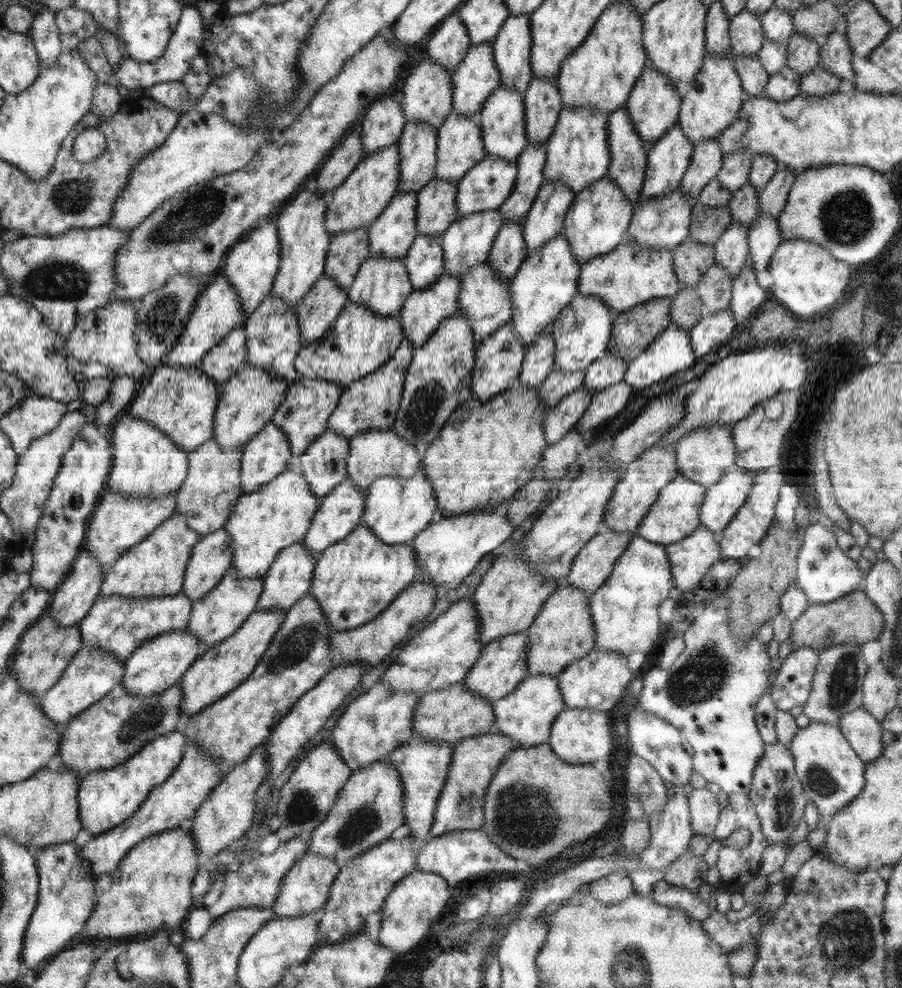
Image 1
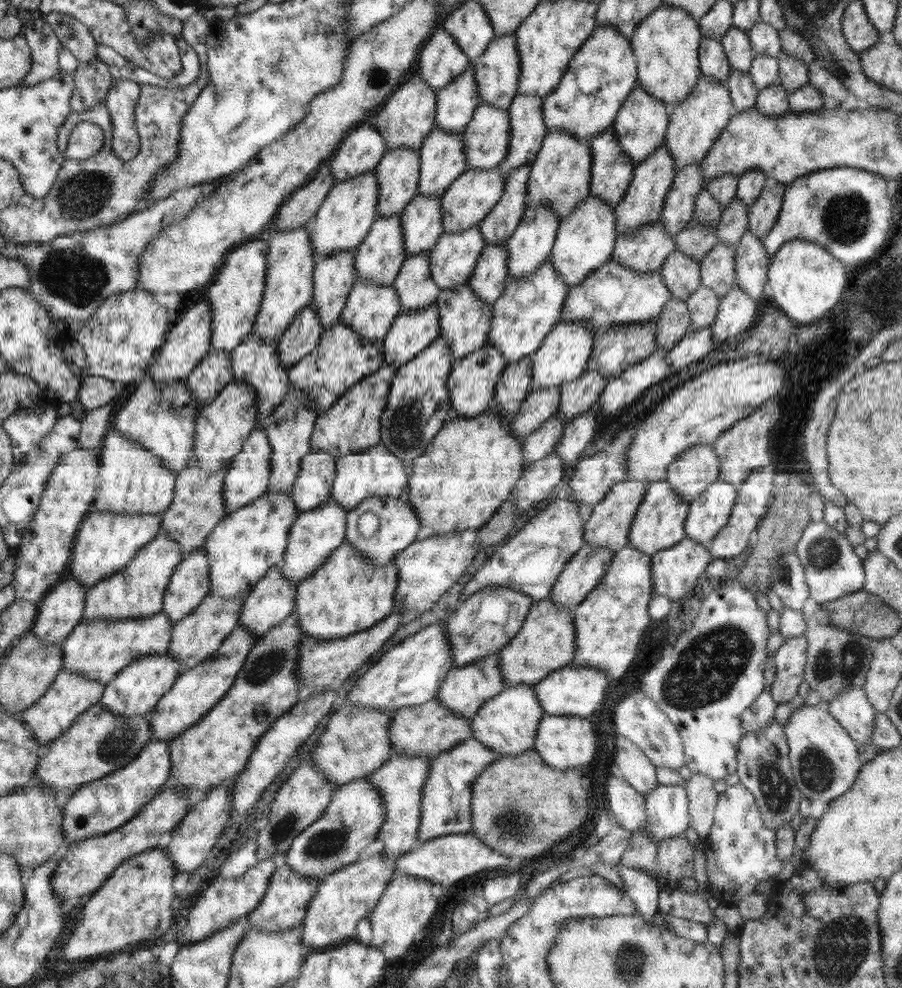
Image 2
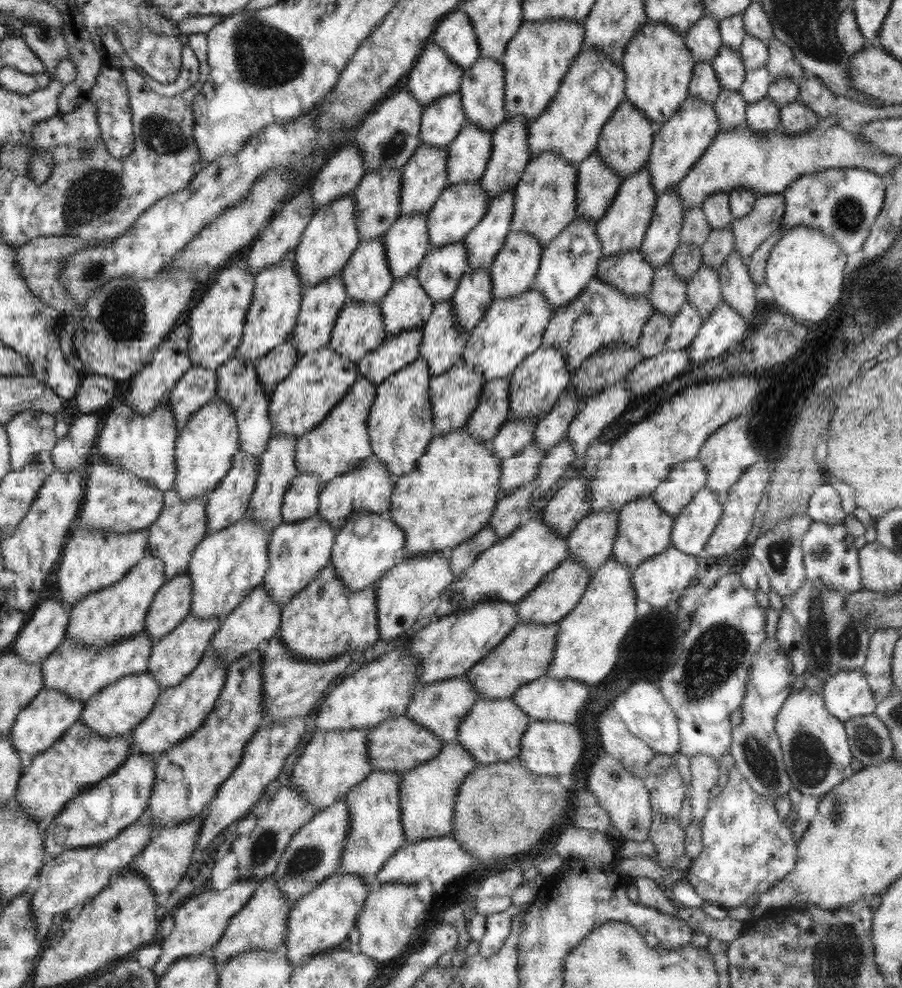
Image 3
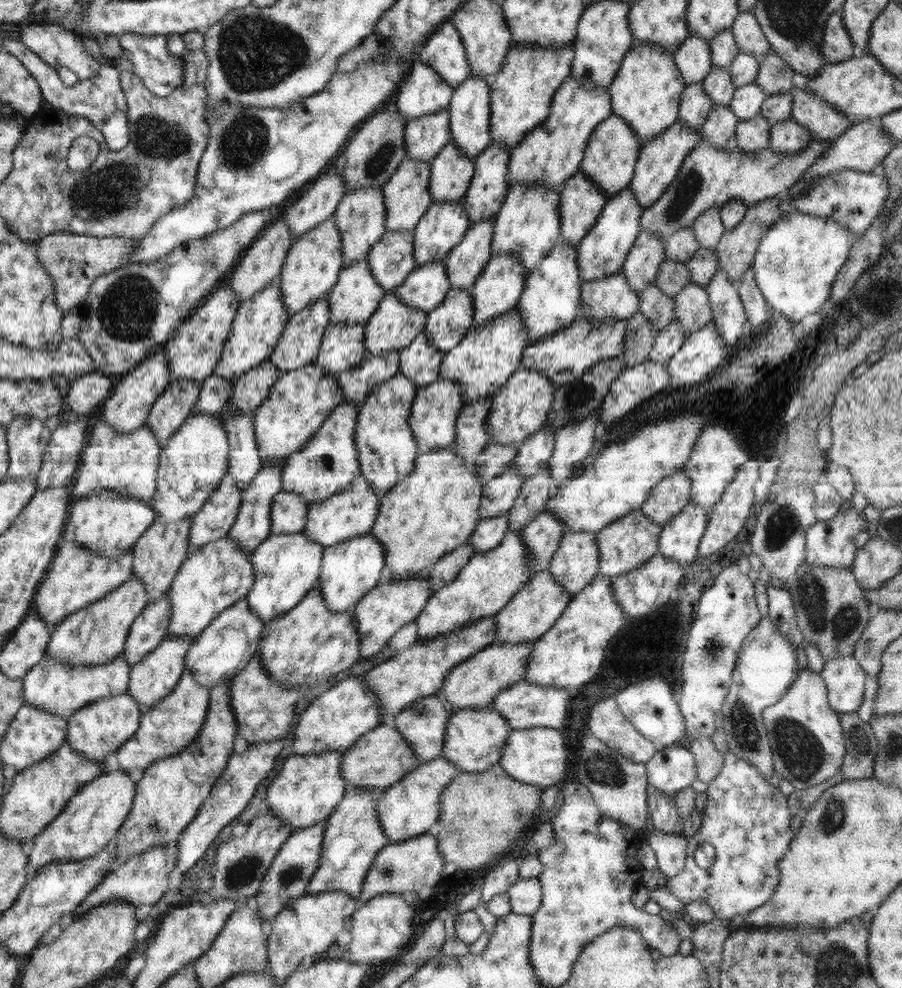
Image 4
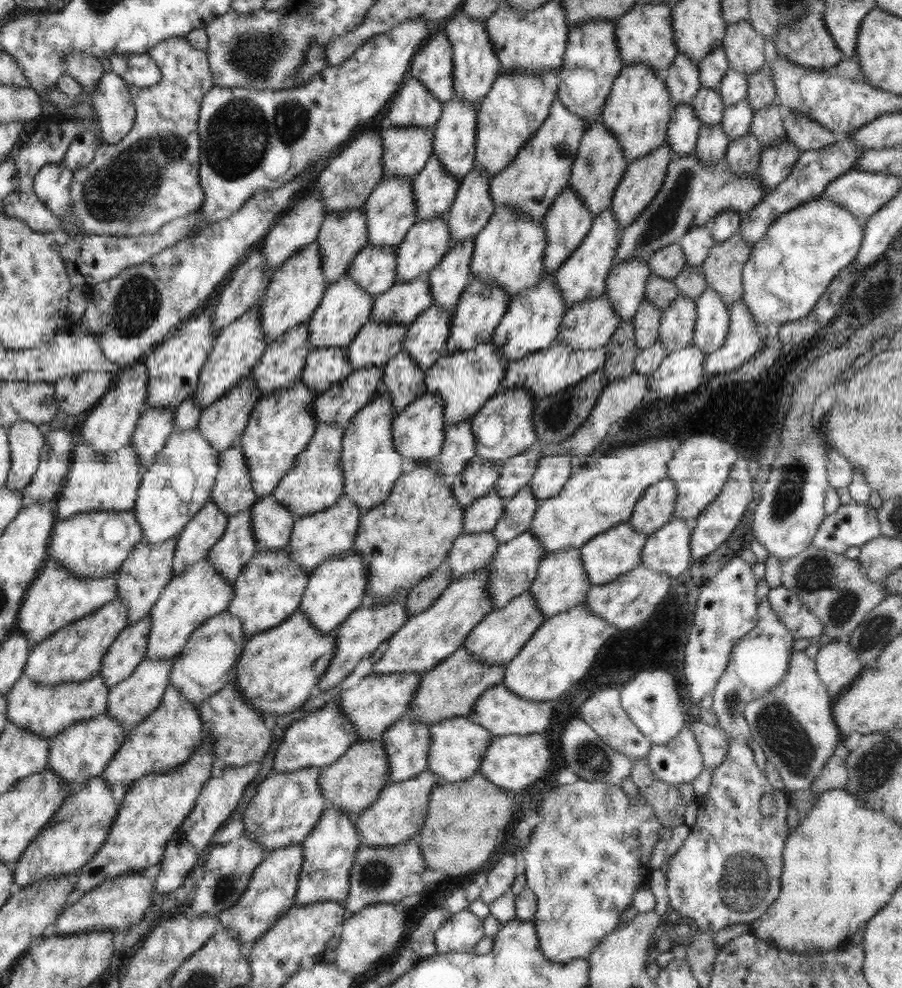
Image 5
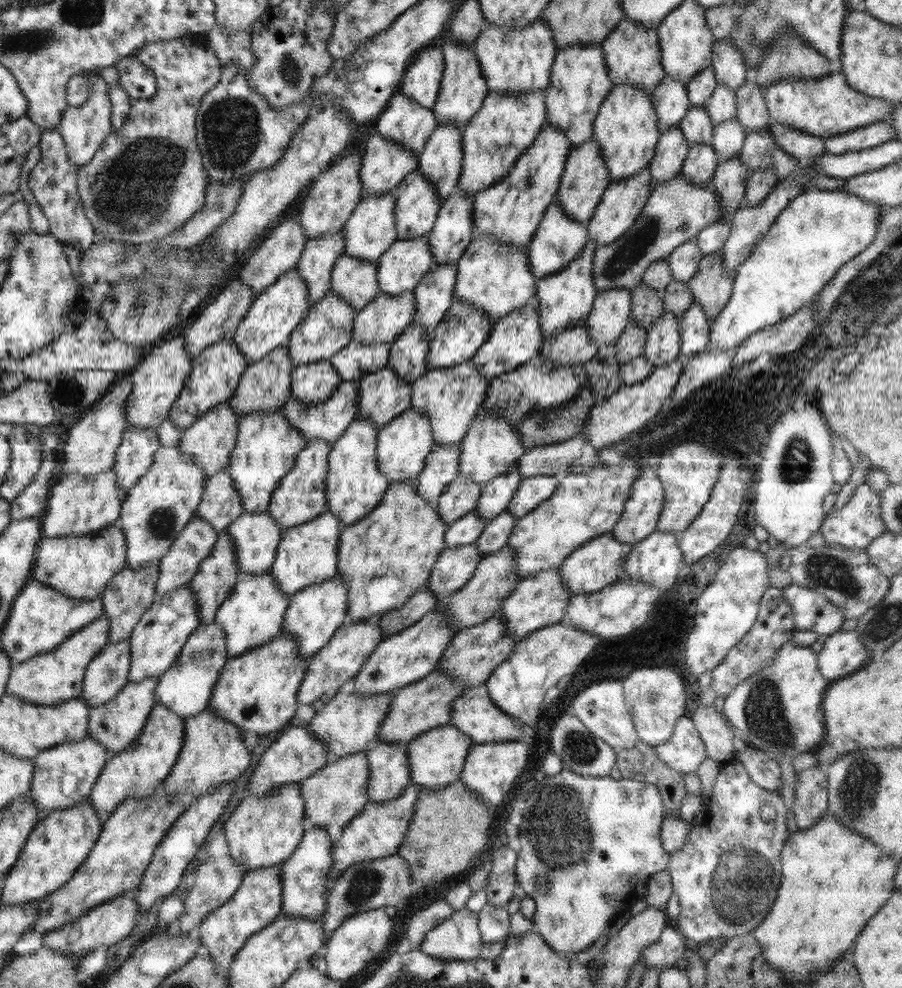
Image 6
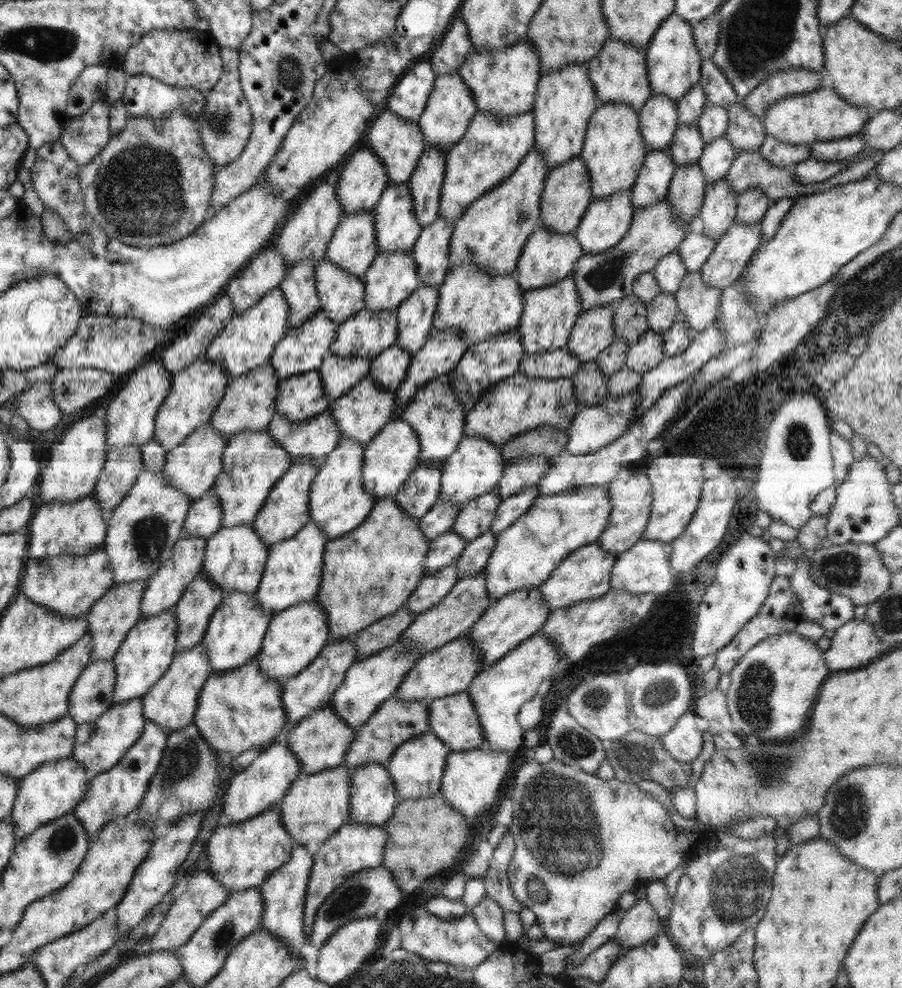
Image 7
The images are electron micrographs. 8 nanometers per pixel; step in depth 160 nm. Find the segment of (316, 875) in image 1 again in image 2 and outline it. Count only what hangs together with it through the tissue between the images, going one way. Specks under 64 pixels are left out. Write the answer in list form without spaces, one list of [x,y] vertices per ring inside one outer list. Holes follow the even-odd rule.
[[[284,853],[275,855],[273,858],[276,870],[272,872],[272,876],[269,878],[266,894],[260,900],[260,906],[247,914],[245,918],[248,928],[255,928],[262,932],[280,932],[281,930],[298,928],[299,925],[302,925],[308,904],[312,902],[314,894],[318,892],[318,878],[294,873],[292,867],[286,865]]]

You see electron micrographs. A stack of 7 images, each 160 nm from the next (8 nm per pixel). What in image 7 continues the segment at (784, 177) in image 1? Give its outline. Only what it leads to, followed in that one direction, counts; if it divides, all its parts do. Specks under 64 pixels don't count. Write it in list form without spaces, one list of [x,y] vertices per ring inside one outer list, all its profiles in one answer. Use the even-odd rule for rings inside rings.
[[[701,270],[698,272],[687,272],[680,283],[680,286],[677,288],[677,291],[673,293],[676,304],[678,305],[678,318],[689,326],[689,330],[693,334],[708,329],[717,318],[721,294],[722,288],[712,288],[711,286],[704,284],[701,277]]]

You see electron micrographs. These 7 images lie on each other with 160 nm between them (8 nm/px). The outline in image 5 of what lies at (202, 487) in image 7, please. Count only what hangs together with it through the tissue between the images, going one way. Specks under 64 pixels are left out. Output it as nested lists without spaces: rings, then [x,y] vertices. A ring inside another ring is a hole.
[[[252,376],[242,380],[234,386],[224,397],[208,405],[202,410],[202,416],[197,423],[198,431],[211,445],[214,450],[221,453],[229,448],[234,448],[239,444],[242,434],[248,426],[250,414],[255,408],[255,404],[262,398],[263,393],[258,391]]]

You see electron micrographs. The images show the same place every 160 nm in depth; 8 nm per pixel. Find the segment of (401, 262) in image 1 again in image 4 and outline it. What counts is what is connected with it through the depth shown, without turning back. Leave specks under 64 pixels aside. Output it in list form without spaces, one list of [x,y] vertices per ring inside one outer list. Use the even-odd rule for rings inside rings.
[[[328,325],[324,331],[322,346],[316,364],[338,376],[344,371],[359,366],[366,356],[364,325]]]

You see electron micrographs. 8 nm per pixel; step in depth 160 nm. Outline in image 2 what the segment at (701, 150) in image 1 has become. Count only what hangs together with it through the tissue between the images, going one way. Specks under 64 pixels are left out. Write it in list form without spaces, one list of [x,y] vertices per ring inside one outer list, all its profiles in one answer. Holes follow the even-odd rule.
[[[695,162],[678,170],[673,185],[668,189],[662,212],[663,227],[675,236],[693,218],[696,195],[704,188],[701,162]]]

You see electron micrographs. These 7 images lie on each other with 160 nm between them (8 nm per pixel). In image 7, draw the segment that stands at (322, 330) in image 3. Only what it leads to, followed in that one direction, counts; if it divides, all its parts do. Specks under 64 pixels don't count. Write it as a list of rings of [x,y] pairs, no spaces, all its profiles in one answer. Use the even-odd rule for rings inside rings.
[[[270,362],[254,370],[248,370],[240,376],[230,378],[224,398],[210,418],[210,425],[221,436],[228,439],[242,431],[264,431],[276,414],[275,401],[279,384],[280,379],[276,377],[276,371]]]

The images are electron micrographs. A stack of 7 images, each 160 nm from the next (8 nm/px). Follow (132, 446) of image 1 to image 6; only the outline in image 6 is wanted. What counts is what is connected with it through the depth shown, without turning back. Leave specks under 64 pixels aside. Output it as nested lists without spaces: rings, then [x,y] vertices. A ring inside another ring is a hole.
[[[116,523],[97,534],[42,538],[32,561],[30,580],[37,580],[54,590],[78,600],[101,596],[103,588],[118,574],[126,562],[125,534]]]

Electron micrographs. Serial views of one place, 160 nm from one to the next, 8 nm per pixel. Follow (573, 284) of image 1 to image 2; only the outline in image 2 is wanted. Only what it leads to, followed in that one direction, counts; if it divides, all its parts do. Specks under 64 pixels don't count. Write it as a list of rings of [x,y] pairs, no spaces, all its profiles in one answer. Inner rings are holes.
[[[549,259],[526,278],[509,279],[501,297],[491,306],[492,320],[487,341],[502,352],[508,365],[532,356],[541,346],[544,337],[559,322],[561,310],[570,286],[559,278]]]

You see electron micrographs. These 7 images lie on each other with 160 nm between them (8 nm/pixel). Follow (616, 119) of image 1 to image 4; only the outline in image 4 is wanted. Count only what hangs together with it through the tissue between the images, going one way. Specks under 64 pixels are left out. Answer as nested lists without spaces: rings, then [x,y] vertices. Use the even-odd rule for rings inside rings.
[[[577,172],[559,189],[560,242],[578,245],[596,224],[608,196],[585,174]]]

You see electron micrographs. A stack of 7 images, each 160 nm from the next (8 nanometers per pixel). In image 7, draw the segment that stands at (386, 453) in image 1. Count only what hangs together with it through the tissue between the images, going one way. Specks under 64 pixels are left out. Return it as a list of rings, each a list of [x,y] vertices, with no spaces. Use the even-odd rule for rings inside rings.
[[[314,520],[308,521],[292,538],[268,546],[268,558],[255,599],[261,608],[278,614],[301,602],[312,601],[323,575],[323,556],[327,538]]]

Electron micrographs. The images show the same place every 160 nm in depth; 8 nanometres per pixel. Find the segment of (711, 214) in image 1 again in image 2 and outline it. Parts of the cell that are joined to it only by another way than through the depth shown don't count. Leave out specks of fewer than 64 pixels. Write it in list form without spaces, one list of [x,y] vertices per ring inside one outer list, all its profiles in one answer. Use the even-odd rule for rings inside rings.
[[[691,218],[686,226],[675,236],[676,249],[683,252],[686,256],[693,258],[696,262],[701,260],[720,242],[715,233],[716,226],[707,226],[697,218]]]

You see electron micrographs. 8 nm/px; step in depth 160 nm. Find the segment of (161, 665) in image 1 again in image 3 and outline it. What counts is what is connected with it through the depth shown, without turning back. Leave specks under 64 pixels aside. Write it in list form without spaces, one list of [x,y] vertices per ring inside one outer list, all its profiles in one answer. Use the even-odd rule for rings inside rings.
[[[147,671],[125,676],[85,701],[79,720],[100,736],[126,735],[149,715],[161,692],[159,682]]]

